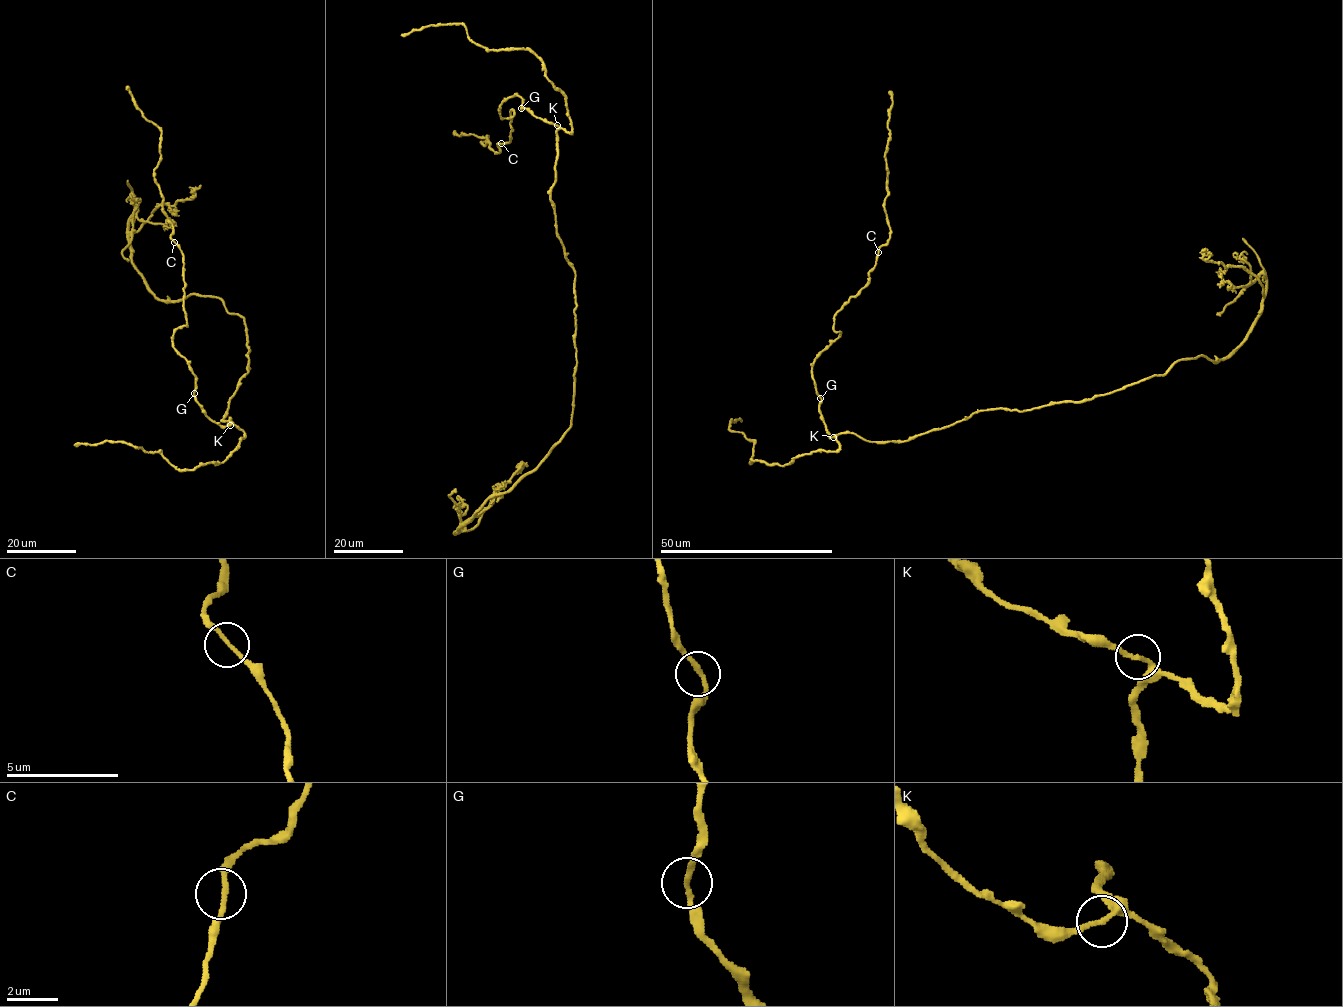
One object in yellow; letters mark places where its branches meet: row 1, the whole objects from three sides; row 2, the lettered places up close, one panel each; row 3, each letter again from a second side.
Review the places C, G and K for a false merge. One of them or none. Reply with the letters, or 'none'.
none

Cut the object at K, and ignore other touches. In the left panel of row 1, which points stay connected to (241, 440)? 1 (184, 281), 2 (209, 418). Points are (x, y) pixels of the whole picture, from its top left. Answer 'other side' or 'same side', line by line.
1: other side
2: other side

